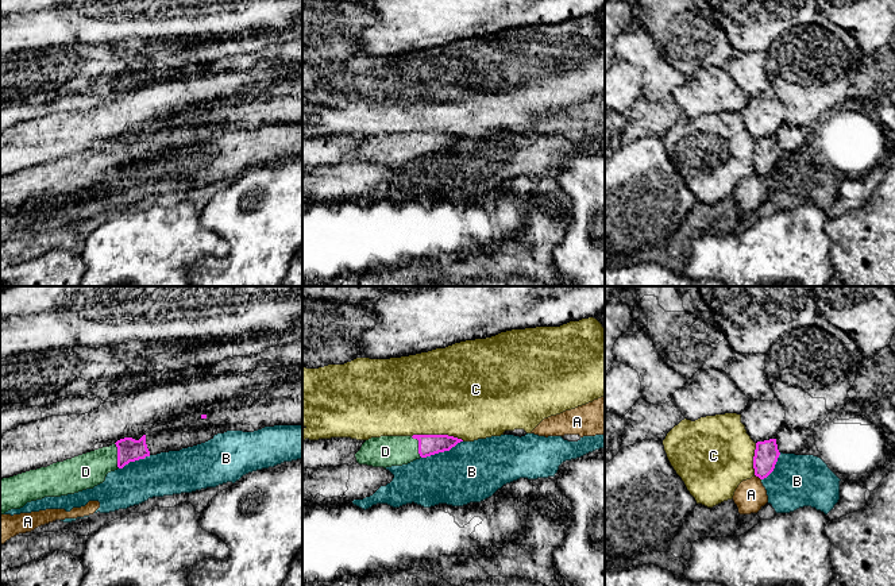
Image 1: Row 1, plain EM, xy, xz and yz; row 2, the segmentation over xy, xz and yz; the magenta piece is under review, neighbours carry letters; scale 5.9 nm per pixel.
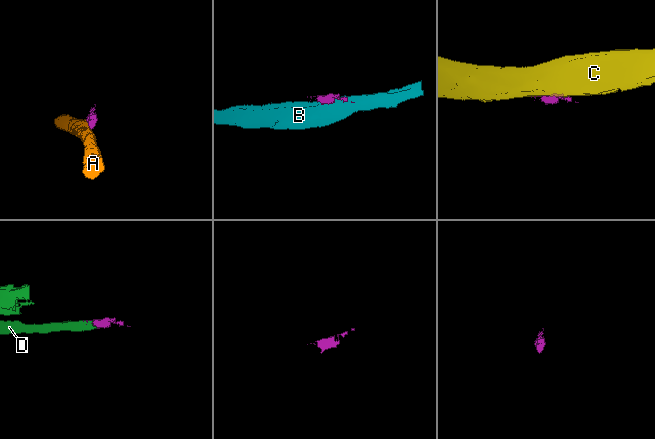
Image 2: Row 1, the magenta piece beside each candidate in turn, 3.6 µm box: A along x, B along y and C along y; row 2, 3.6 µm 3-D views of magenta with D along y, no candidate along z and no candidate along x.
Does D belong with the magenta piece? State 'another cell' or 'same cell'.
another cell

